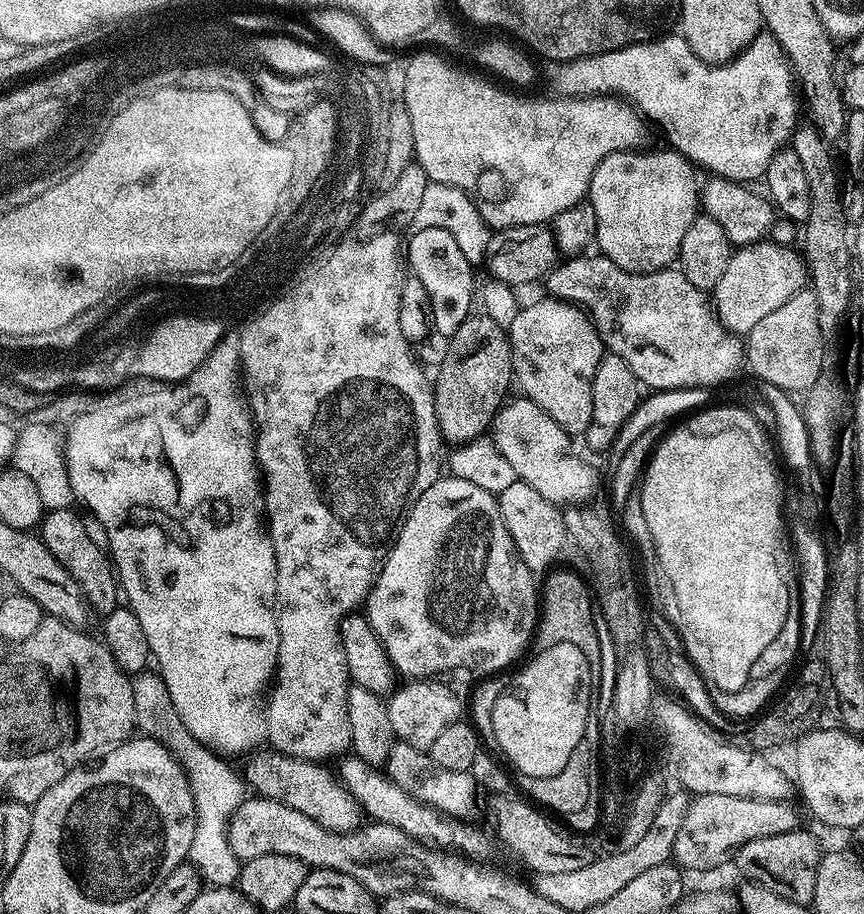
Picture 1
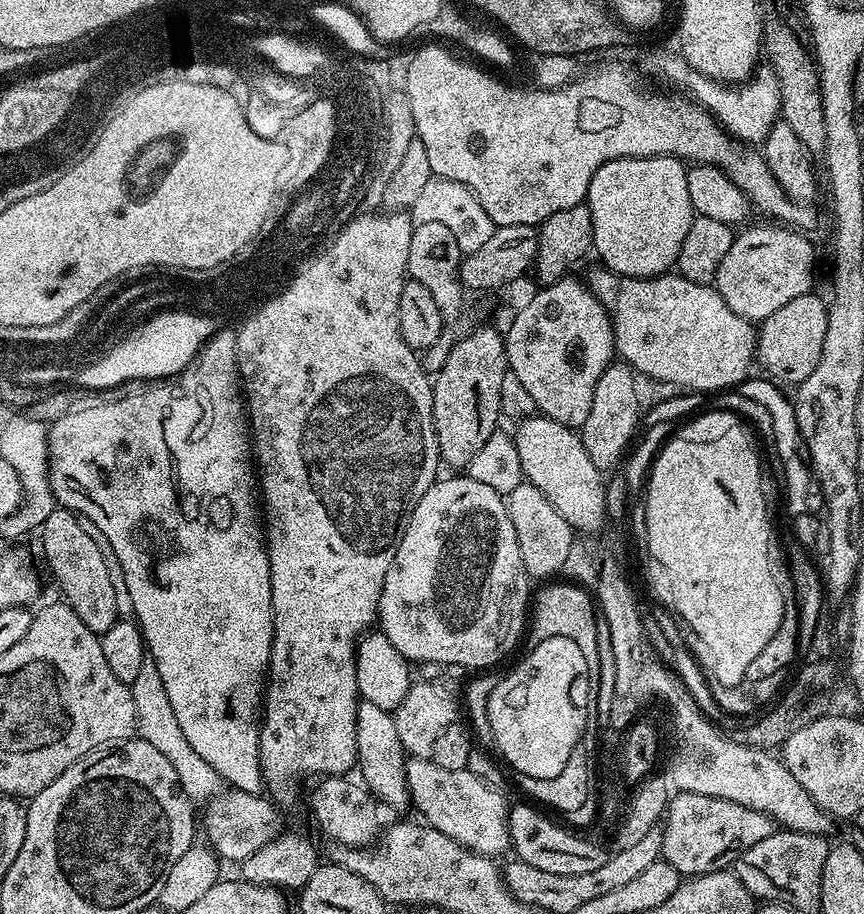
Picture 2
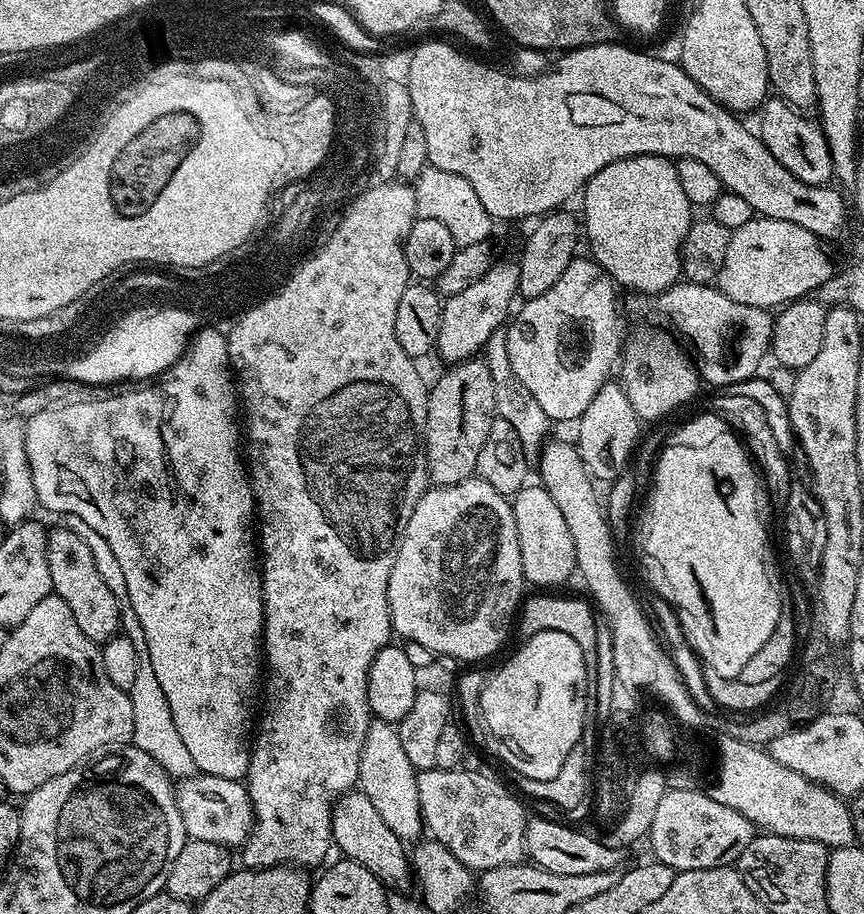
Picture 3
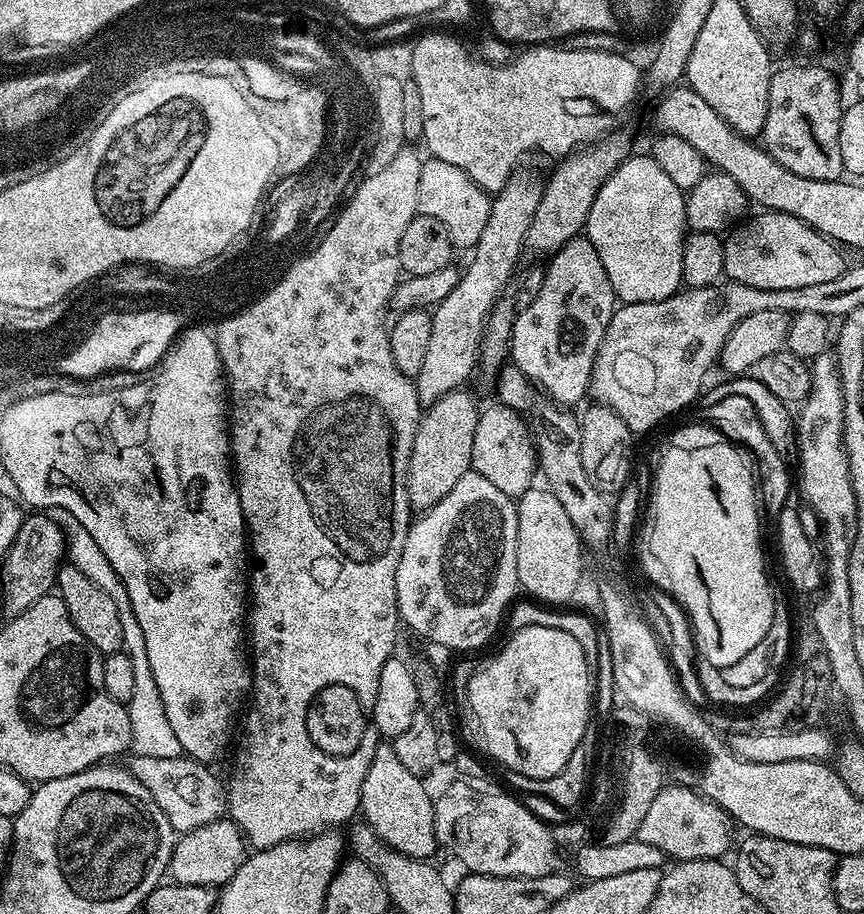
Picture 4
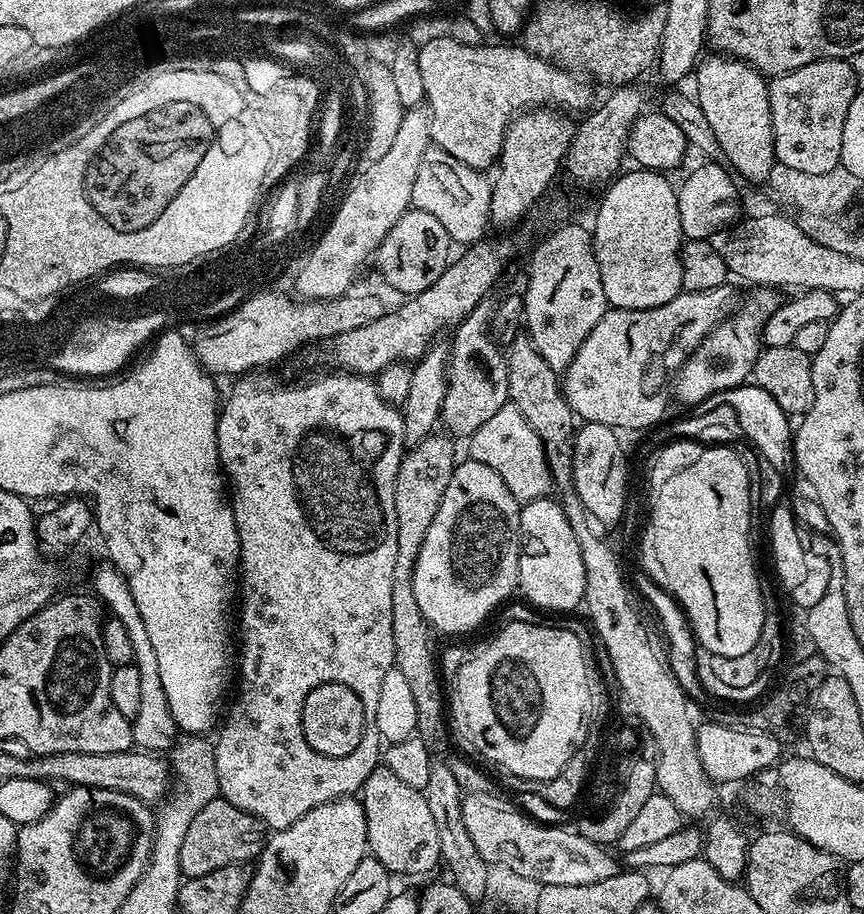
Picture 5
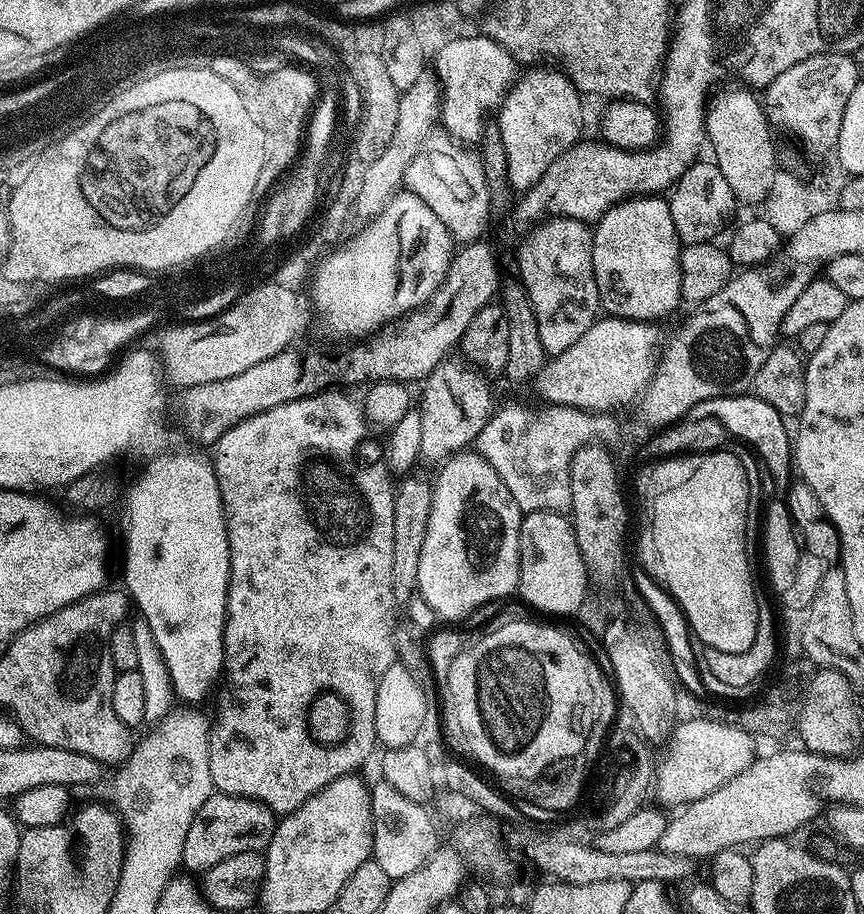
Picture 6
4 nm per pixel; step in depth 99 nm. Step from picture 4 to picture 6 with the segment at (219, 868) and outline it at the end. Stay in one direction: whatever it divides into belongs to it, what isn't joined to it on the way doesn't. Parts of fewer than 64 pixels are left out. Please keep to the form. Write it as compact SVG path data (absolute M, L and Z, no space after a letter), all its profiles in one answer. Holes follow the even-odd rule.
M216 792L202 802L202 810L198 810L198 814L194 814L194 822L190 822L186 846L182 846L183 867L189 873L203 874L234 854L263 853L274 838L277 823L277 813L271 812L263 800Z

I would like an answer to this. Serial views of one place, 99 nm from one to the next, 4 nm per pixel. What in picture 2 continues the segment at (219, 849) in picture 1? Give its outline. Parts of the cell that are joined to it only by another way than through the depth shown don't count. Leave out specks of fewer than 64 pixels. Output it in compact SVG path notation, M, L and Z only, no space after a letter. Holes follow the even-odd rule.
M150 658L142 662L142 670L130 685L136 711L136 731L139 739L150 742L154 750L159 750L174 766L180 779L180 791L189 798L208 796L212 798L221 791L220 775L186 742L186 734L182 734L182 726L178 726L178 718L174 718L174 709L170 707L170 698L166 698L166 686L162 683L162 674L158 674L158 666Z

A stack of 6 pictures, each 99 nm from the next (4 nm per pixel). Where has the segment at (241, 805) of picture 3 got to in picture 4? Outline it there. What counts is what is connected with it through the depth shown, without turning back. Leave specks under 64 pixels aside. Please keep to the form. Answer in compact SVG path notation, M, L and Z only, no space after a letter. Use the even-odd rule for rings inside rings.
M183 754L174 758L146 758L145 756L133 755L131 759L132 761L127 761L126 764L128 771L134 774L134 778L138 778L138 782L142 782L142 786L146 786L146 790L150 790L150 794L154 794L154 802L158 802L158 806L162 806L162 814L166 814L166 818L170 818L170 826L177 834L198 830L198 826L206 826L225 815L225 781L219 780L208 769L211 767L207 763L194 760L192 757Z

